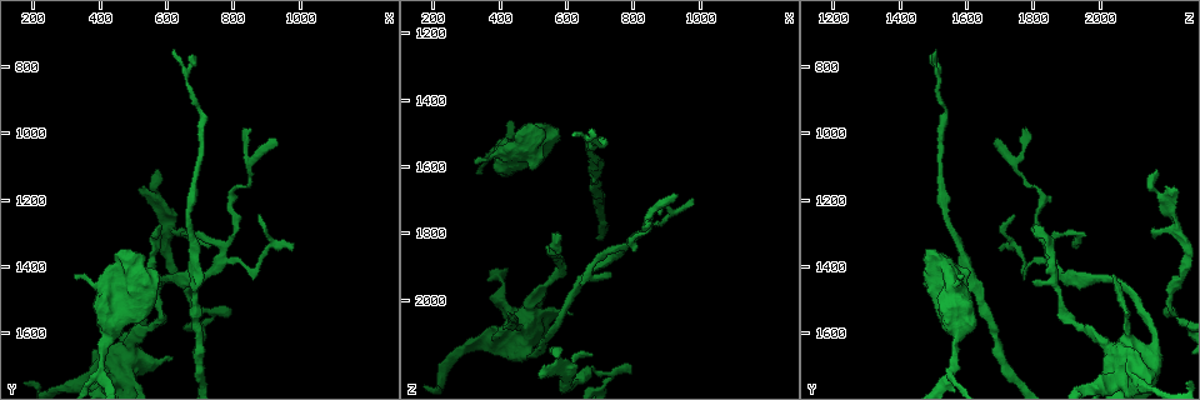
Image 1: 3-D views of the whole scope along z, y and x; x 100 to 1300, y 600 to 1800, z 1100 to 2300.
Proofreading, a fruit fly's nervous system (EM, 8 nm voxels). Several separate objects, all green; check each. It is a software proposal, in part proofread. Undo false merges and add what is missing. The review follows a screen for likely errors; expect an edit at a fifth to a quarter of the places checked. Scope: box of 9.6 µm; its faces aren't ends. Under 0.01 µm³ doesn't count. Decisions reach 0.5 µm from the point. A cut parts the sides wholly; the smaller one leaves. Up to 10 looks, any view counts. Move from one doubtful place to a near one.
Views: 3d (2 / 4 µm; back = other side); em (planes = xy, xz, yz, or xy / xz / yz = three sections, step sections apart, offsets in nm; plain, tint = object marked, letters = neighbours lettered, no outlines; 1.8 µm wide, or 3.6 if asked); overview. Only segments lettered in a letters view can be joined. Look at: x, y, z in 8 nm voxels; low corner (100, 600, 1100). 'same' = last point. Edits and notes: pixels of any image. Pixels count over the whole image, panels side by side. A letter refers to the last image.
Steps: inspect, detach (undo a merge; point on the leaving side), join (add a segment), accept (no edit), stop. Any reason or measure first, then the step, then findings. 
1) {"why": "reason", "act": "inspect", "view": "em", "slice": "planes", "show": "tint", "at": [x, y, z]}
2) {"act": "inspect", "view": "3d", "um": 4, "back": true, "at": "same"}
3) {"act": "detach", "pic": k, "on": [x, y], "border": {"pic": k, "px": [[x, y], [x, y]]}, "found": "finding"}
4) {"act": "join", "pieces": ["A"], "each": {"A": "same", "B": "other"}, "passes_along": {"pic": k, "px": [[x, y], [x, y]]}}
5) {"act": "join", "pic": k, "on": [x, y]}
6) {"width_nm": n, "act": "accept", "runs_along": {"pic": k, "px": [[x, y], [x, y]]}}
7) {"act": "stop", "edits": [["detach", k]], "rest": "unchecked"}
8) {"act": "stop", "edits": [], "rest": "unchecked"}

{"why": "three-way junction", "act": "inspect", "view": "em", "slice": "xz", "step": 16, "show": "tint", "at": [400, 1720, 1560]}

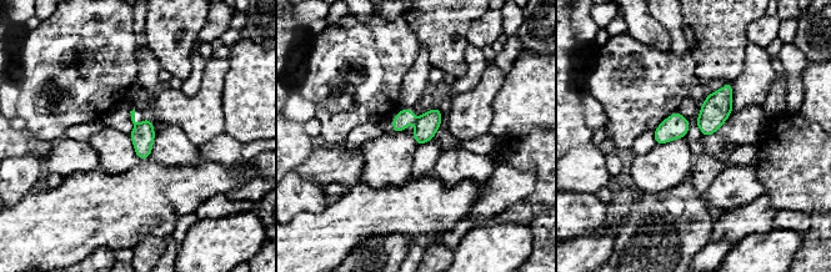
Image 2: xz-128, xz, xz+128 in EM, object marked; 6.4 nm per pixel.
{"why": "another direction", "act": "inspect", "view": "em", "slice": "planes", "show": "letters", "at": "same"}

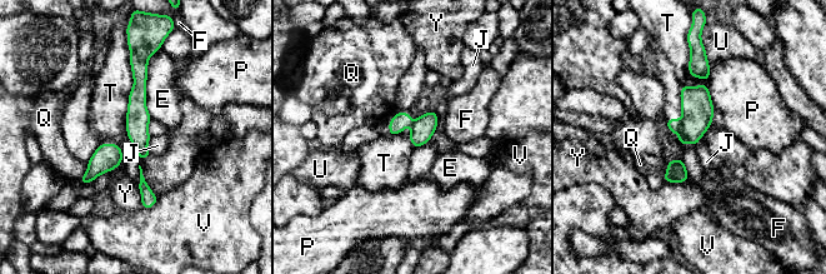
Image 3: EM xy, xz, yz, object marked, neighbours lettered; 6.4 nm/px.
{"act": "detach", "pic": 3, "on": [672, 124], "each": {"E": "other", "F": "other", "J": "other", "P": "other", "Q": "other", "T": "other", "U": "other", "V": "other", "Y": "other"}, "border": {"pic": 3, "px": [[681, 120], [677, 133]]}, "found": "a second neuron is stuck on"}

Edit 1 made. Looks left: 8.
{"act": "inspect", "view": "em", "slice": "planes", "show": "letters", "at": [930, 1020, 1690]}

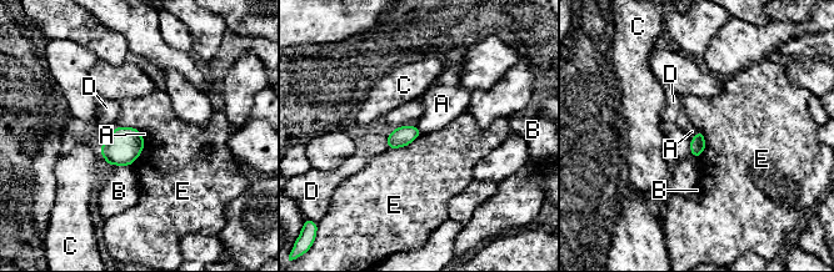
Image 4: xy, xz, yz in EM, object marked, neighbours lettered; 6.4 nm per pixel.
{"act": "accept", "each": {"A": "other", "B": "other", "C": "other", "D": "other", "E": "other"}, "border": {"pic": 4, "px": [[422, 134], [408, 145], [388, 150]]}, "found": "no lettered segment goes on from it"}

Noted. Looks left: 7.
{"why": "a narrow waist", "act": "inspect", "view": "em", "um": 3.6, "slice": "xz", "step": 16, "show": "letters", "at": [740, 1540, 2220]}

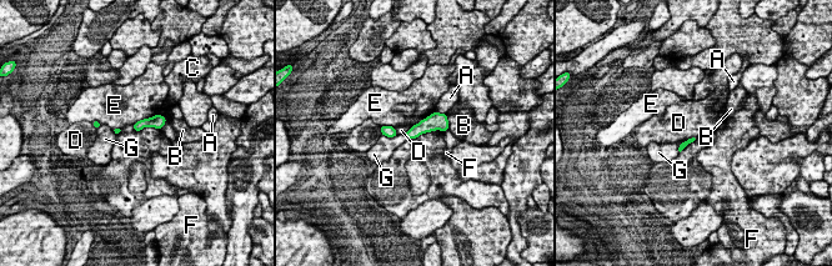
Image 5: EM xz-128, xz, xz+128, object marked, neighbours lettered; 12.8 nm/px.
{"act": "inspect", "view": "em", "um": 3.6, "slice": "planes", "show": "letters", "at": "same"}

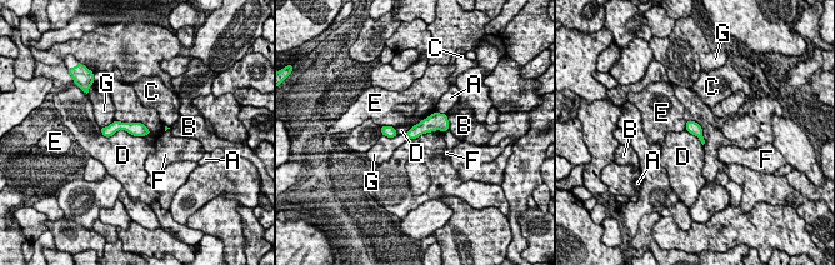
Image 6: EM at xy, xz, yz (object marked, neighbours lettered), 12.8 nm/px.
{"longest_contact_nm": ["D", 600], "act": "accept", "each": {"A": "other", "B": "other", "C": "other", "D": "other", "E": "other", "F": "other", "G": "other"}, "runs_along": {"pic": 6, "px": [[105, 130], [128, 126], [144, 131]]}, "found": "one neuron here"}

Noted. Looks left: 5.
{"why": "thin end", "act": "inspect", "view": "em", "um": 3.6, "slice": "xz", "step": 8, "show": "letters", "at": [330, 1430, 1590]}

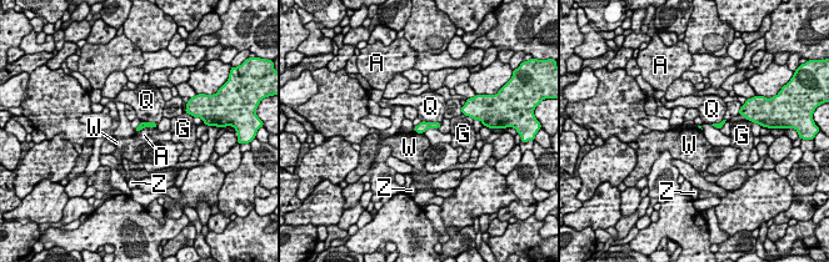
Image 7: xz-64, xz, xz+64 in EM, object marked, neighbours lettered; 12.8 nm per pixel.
{"act": "accept", "each": {"A": "other", "G": "other", "Q": "other", "W": "other", "Z": "other"}, "found": "none of them fits"}

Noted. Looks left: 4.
{"why": "free end", "act": "inspect", "view": "3d", "um": 2, "at": [520, 1160, 2230]}

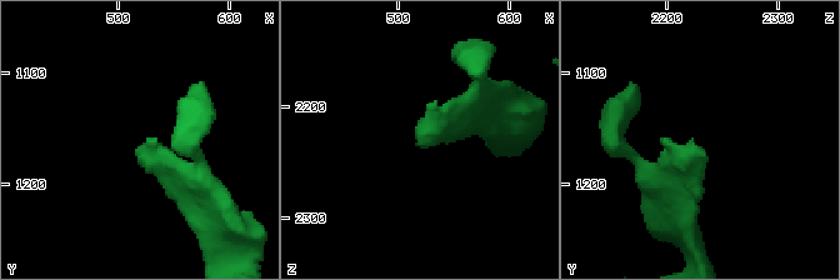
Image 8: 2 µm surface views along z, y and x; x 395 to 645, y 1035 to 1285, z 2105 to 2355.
{"why": "need the tissue", "act": "inspect", "view": "em", "slice": "yz", "step": 16, "show": "tint", "at": [516, 1168, 2226]}

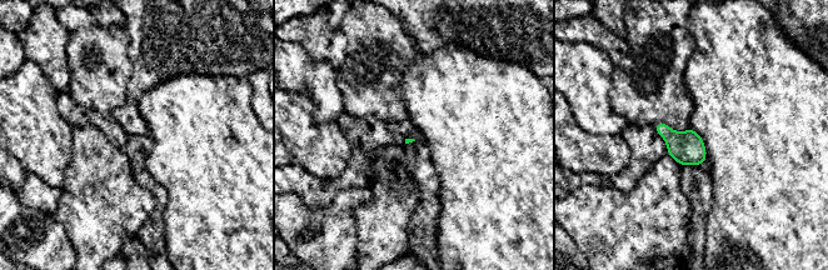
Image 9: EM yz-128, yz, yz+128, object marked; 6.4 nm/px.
{"act": "inspect", "view": "em", "slice": "planes", "show": "letters", "at": "same"}

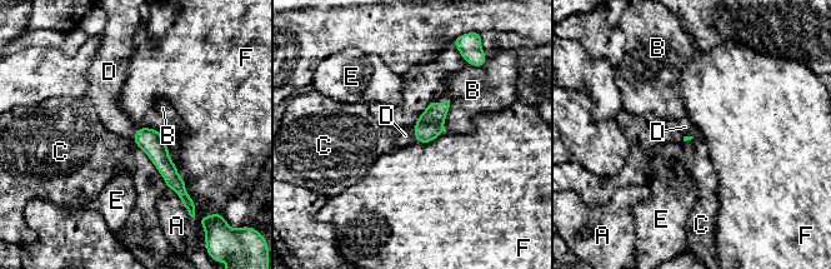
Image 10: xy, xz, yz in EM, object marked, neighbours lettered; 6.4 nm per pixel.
{"act": "join", "pieces": ["D"], "each": {"A": "other", "B": "other", "C": "other", "D": "same", "E": "other", "F": "other"}, "passes_along": {"pic": 10, "px": [[430, 124], [414, 130], [405, 135]]}, "found": "it goes on there"}

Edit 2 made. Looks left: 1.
{"act": "stop", "edits": [["detach", 3], ["join", 10]], "rest": "unchecked"}

